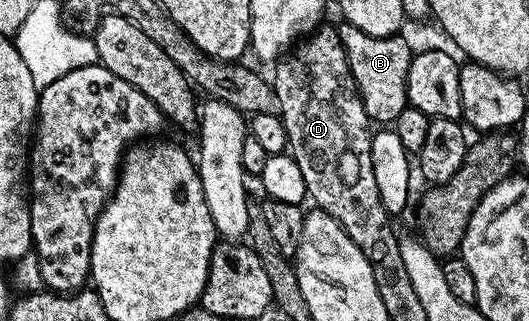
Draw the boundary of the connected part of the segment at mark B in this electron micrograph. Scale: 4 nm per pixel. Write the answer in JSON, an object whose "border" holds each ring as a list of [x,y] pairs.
{"border":[[[344,22],[341,25],[338,28],[340,44],[346,52],[348,69],[356,83],[360,101],[369,121],[376,123],[377,120],[380,124],[395,125],[398,114],[402,114],[402,110],[409,107],[406,78],[414,48],[411,48],[400,34],[374,38],[370,34],[362,34],[362,30],[358,30],[353,24]]]}

